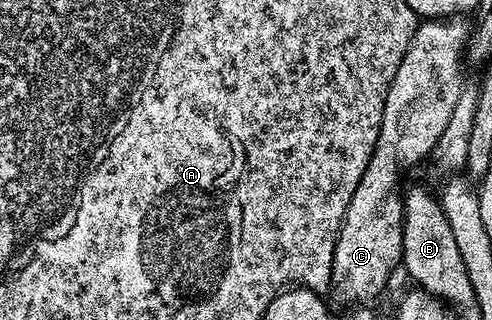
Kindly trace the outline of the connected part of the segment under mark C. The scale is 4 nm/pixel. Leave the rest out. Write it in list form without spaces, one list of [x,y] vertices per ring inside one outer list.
[[[446,17],[444,19],[431,19],[422,22],[417,28],[413,43],[407,49],[407,53],[401,59],[399,69],[395,73],[395,77],[391,85],[389,86],[389,92],[385,98],[385,104],[383,105],[383,121],[381,122],[381,128],[379,129],[379,137],[377,138],[377,144],[373,150],[373,156],[371,161],[367,165],[367,169],[363,173],[363,177],[359,181],[359,185],[355,189],[355,193],[351,197],[351,201],[347,205],[345,210],[345,216],[341,222],[341,229],[337,232],[337,244],[335,245],[335,253],[333,254],[333,282],[331,284],[331,295],[334,295],[341,303],[352,304],[354,301],[373,301],[377,294],[384,289],[389,283],[389,271],[398,270],[401,263],[401,250],[403,249],[403,221],[405,220],[405,201],[403,198],[403,186],[401,187],[401,167],[413,167],[416,163],[421,163],[432,156],[435,145],[439,141],[439,136],[443,134],[444,127],[447,126],[447,121],[451,121],[451,113],[455,113],[455,105],[459,101],[461,96],[461,89],[463,86],[463,80],[461,80],[461,63],[465,59],[465,45],[469,41],[469,35],[471,32],[470,24],[461,17]]]

